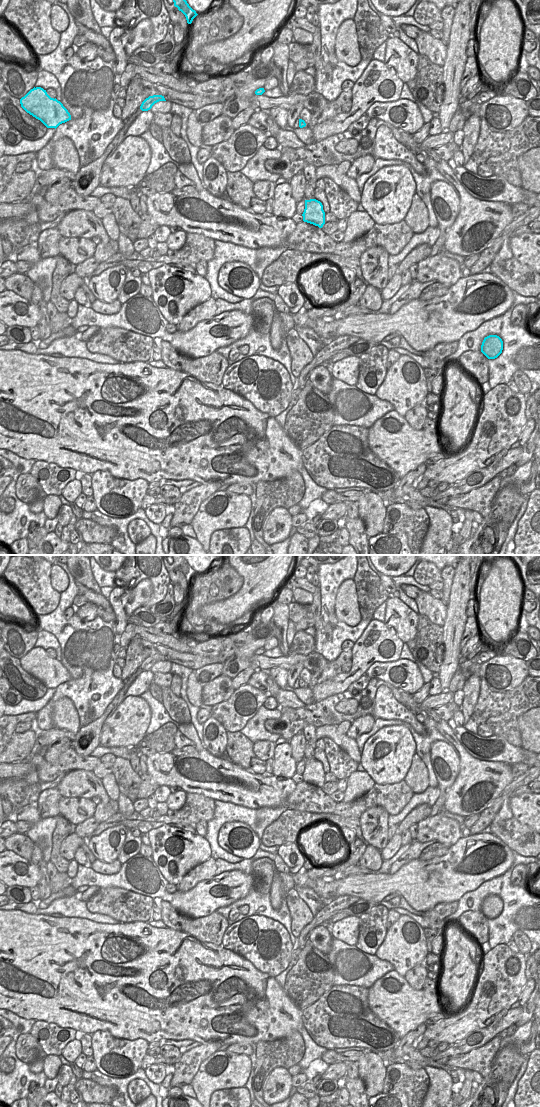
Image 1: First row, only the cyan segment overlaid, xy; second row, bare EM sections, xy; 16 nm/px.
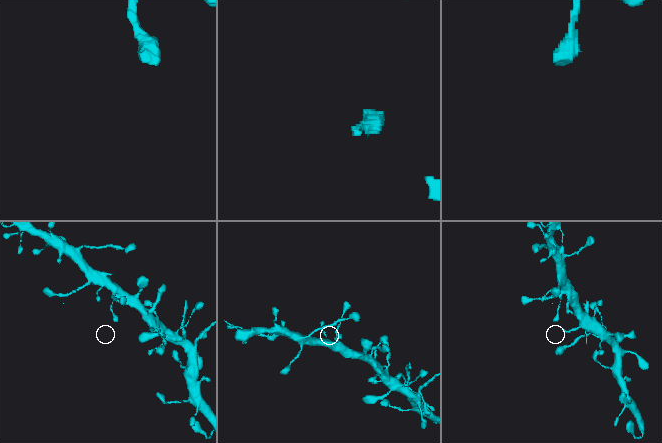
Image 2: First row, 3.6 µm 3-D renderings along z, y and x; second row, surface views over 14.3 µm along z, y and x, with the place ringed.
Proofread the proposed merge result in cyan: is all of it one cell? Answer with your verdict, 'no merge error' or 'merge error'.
no merge error

